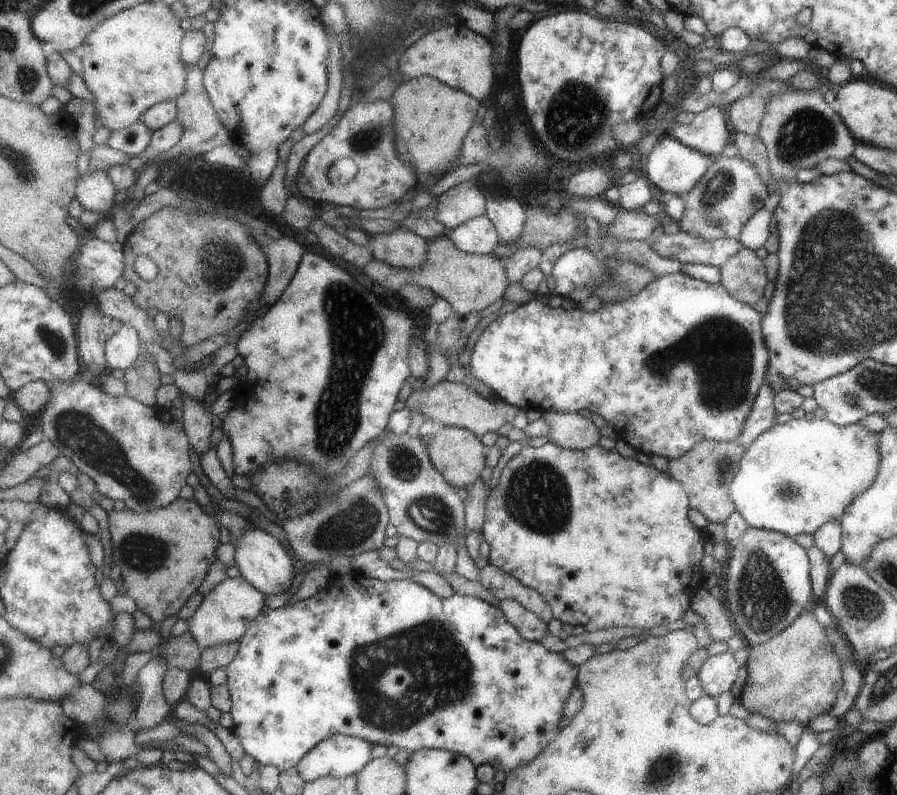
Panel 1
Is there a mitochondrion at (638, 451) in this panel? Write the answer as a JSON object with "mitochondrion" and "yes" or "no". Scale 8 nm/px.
{"mitochondrion":"no"}

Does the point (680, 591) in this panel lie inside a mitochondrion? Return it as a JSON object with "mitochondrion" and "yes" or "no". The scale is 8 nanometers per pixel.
{"mitochondrion":"no"}

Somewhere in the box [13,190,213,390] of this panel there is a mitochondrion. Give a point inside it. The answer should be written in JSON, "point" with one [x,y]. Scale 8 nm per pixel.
{"point":[54,343]}

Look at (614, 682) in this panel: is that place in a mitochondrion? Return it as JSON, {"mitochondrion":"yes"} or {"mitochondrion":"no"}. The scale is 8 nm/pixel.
{"mitochondrion":"no"}

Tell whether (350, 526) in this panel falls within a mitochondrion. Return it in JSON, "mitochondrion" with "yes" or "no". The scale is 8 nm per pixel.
{"mitochondrion":"yes"}

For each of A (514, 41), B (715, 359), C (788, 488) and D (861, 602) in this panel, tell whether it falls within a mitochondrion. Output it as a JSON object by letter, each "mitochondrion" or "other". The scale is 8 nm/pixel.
{"A":"other","B":"mitochondrion","C":"mitochondrion","D":"mitochondrion"}

